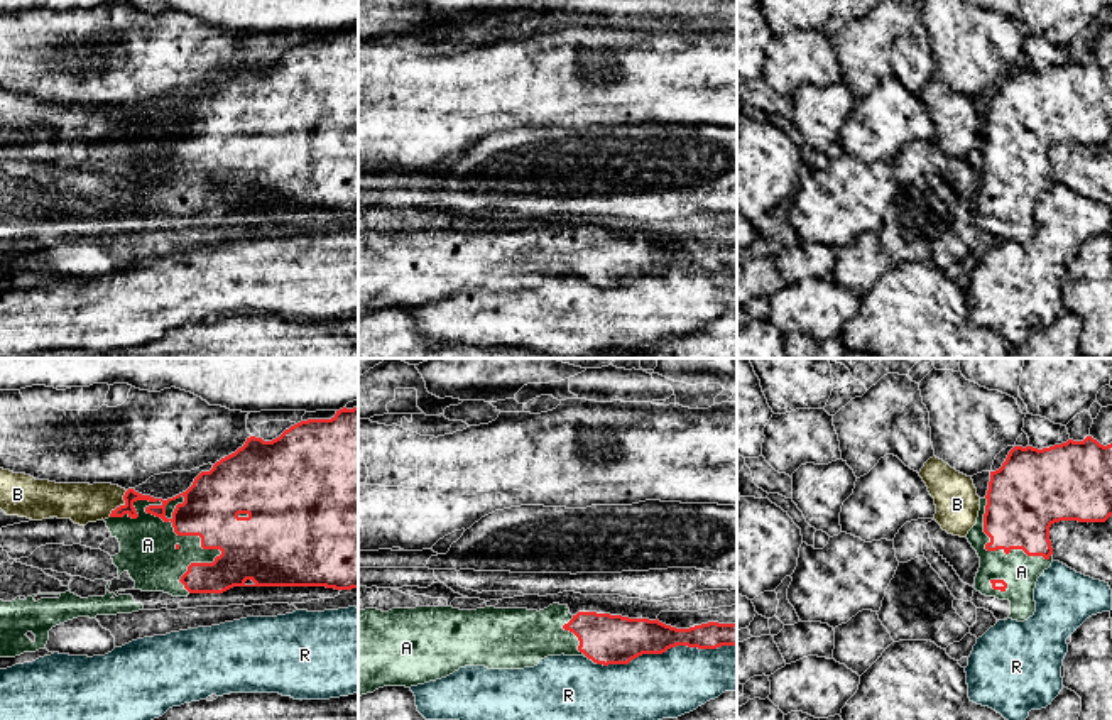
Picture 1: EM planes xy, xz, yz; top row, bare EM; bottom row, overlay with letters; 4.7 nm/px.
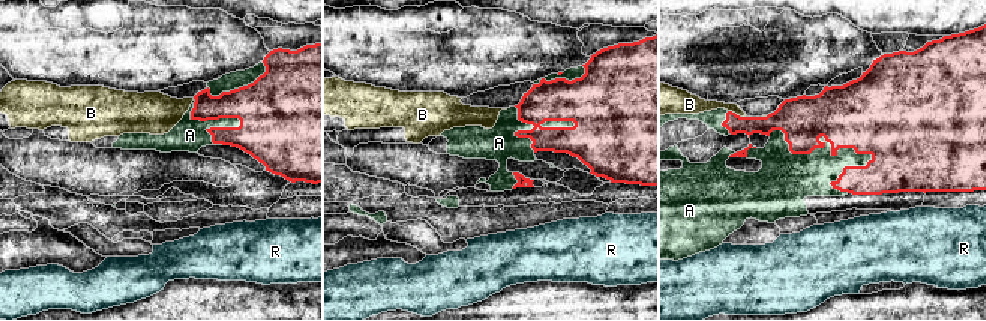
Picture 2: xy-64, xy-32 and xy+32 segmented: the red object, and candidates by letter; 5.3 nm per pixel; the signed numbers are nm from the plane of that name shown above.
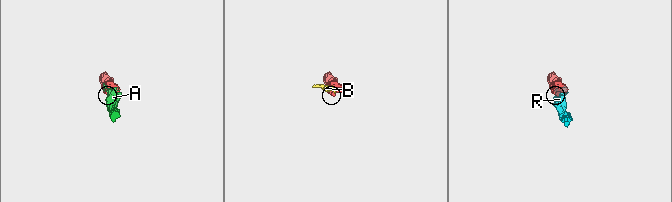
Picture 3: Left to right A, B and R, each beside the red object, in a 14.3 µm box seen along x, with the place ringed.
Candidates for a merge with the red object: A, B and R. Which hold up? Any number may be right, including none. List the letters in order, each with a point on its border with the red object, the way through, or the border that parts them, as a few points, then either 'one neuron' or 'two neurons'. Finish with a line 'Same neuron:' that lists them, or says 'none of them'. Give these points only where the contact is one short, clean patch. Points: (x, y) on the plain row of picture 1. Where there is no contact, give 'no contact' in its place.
A: xy (183, 156) | one neuron
B: xy (122, 127) | two neurons
R: xz (666, 271) | two neurons
Same neuron: A

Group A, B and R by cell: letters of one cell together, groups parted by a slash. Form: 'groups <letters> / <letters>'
groups A / B / R

